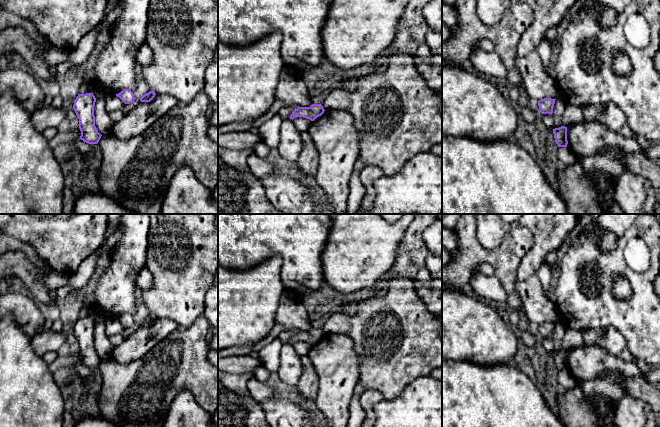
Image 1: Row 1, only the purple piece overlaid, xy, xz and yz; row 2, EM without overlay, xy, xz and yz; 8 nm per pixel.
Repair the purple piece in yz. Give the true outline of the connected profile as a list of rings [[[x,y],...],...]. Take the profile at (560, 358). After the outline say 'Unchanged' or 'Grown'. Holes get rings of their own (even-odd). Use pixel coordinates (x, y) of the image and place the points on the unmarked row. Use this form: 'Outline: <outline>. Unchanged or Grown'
Outline: [[[561,350],[559,352],[555,352],[553,353],[553,358],[558,371],[567,371],[567,351]]]. Unchanged

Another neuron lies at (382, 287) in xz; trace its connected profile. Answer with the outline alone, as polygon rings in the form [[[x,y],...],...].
[[[382,278],[373,289],[371,298],[384,296],[389,290],[389,283],[392,278]]]

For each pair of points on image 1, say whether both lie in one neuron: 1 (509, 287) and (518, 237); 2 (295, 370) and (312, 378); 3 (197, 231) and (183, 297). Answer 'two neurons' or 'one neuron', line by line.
1: one neuron
2: two neurons
3: one neuron

